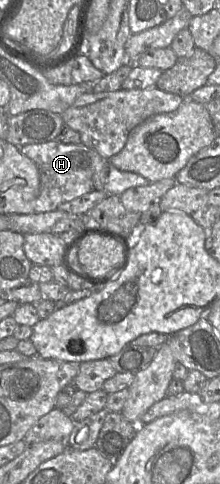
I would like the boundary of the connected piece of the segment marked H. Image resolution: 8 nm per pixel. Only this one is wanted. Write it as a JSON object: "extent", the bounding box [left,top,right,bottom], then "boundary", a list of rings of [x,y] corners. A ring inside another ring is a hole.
{"extent":[18,140,108,213],"boundary":[[[52,140],[18,148],[23,155],[36,163],[40,174],[40,188],[34,203],[34,213],[58,210],[61,203],[72,201],[92,191],[94,173],[104,166],[104,161],[108,161],[82,143],[64,144]]]}

